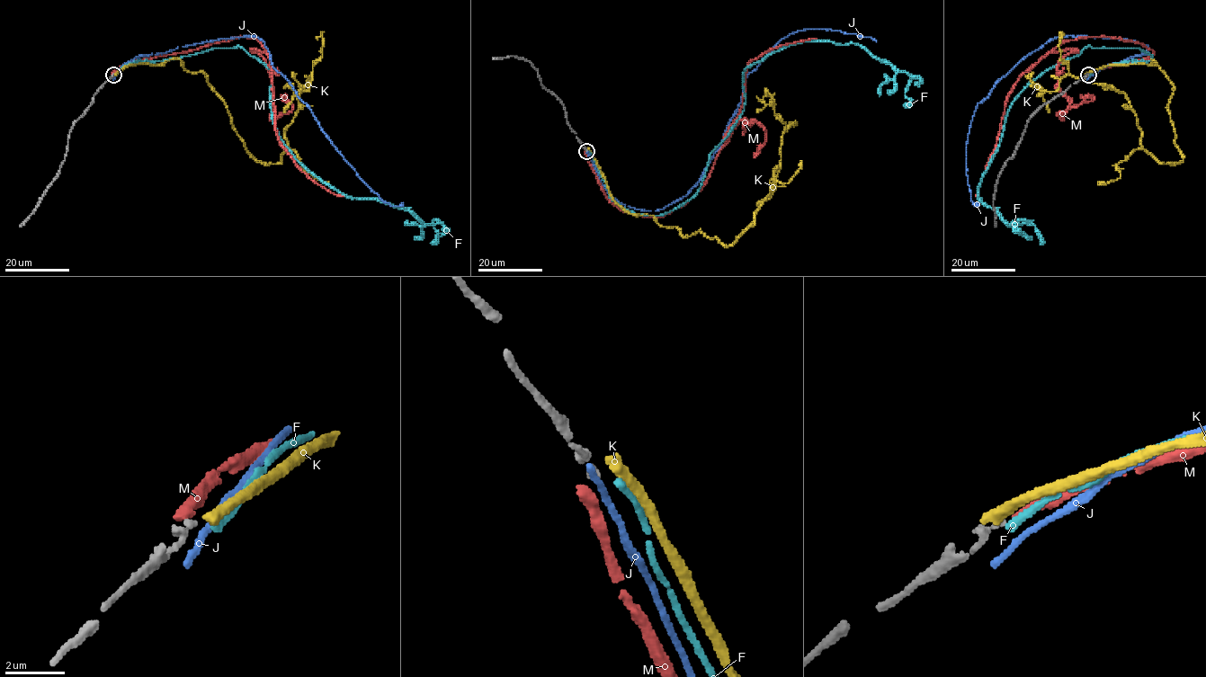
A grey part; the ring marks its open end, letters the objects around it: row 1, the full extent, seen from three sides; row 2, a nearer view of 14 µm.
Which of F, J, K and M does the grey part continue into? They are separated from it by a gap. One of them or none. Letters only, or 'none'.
none

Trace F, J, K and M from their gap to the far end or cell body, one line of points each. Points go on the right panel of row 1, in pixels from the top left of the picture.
F: (1088, 75), (1152, 56), (1086, 47), (1042, 72), (978, 186), (1041, 244)
J: (1088, 76), (1147, 53), (1147, 47), (1062, 35), (1025, 56), (978, 103), (970, 124), (966, 174), (976, 203)
K: (1086, 74), (1152, 58), (1174, 86), (1181, 161), (1143, 148), (1122, 93), (1065, 75), (1040, 91), (1033, 73)
M: (1088, 74), (1149, 57), (1153, 50), (1103, 36), (1063, 41), (1049, 50), (1007, 97), (975, 196)

